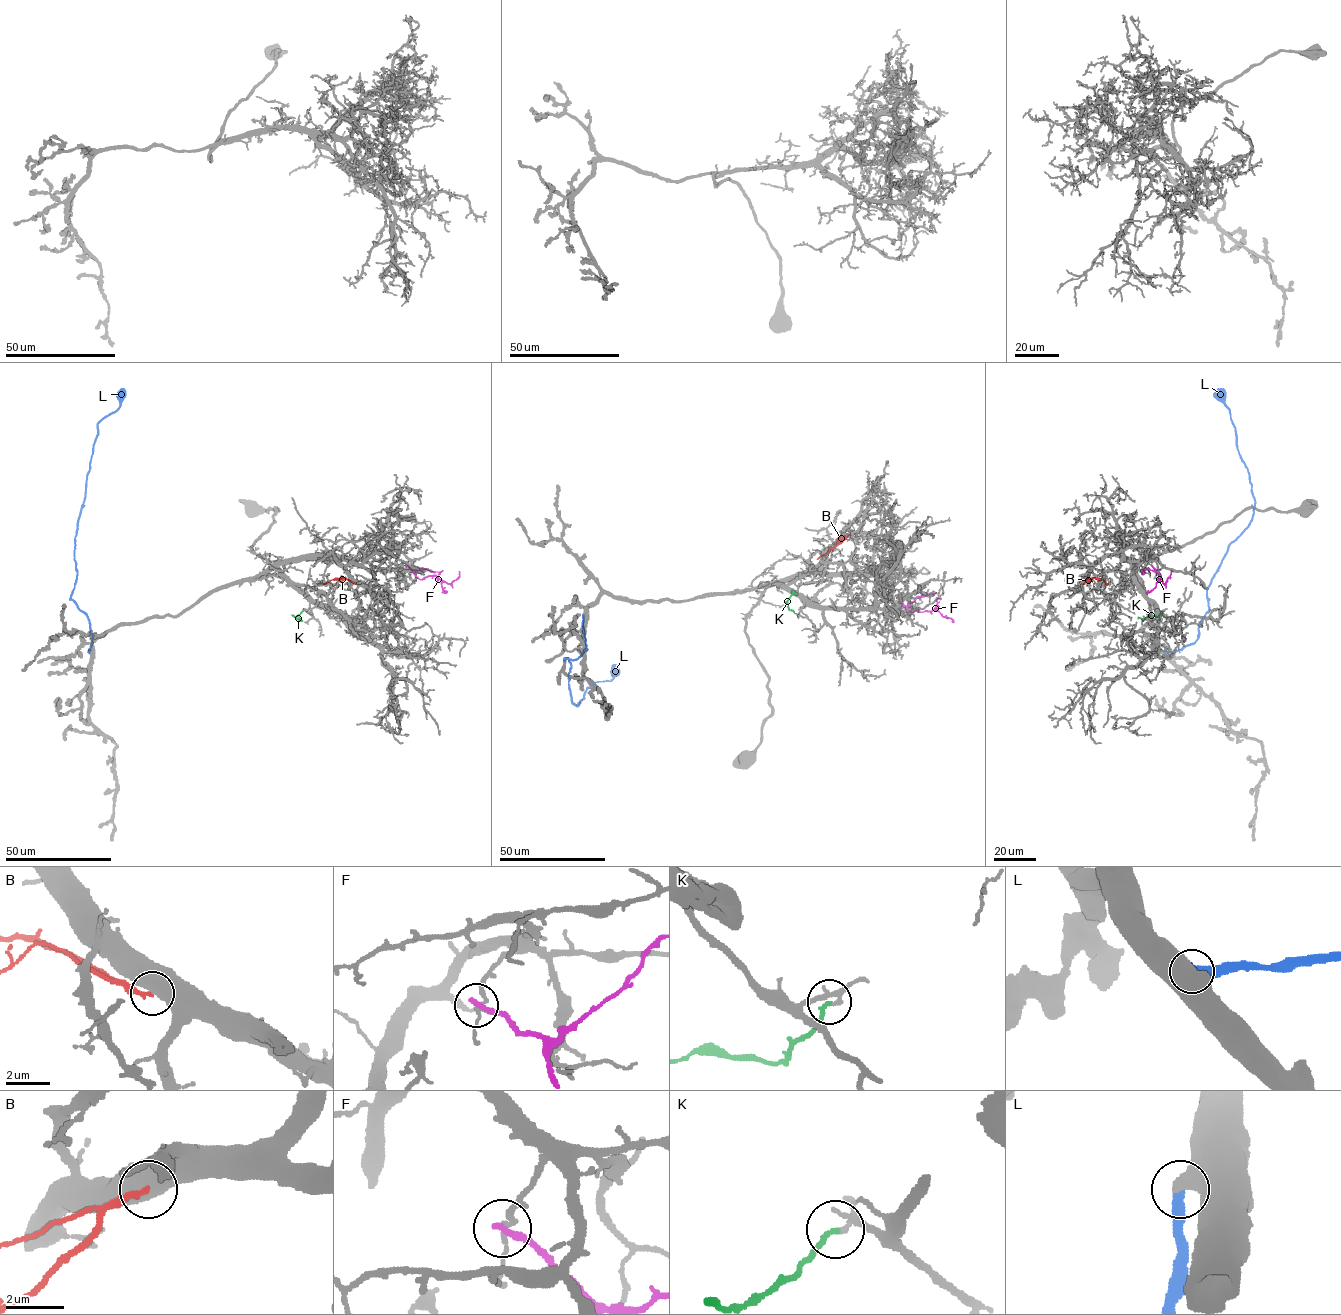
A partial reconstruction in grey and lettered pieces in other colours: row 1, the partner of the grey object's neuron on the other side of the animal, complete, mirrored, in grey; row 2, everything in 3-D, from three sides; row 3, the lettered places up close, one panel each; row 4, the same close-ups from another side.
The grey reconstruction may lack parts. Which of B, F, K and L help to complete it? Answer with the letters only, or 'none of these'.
K

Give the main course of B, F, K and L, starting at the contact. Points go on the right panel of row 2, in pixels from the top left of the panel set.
B: (1083, 583), (1096, 578), (1108, 584)
F: (1151, 565), (1164, 583), (1171, 571)
K: (1163, 611), (1159, 616), (1138, 618)
L: (1164, 652), (1181, 650), (1199, 636), (1207, 588), (1253, 513), (1249, 472), (1218, 388)

